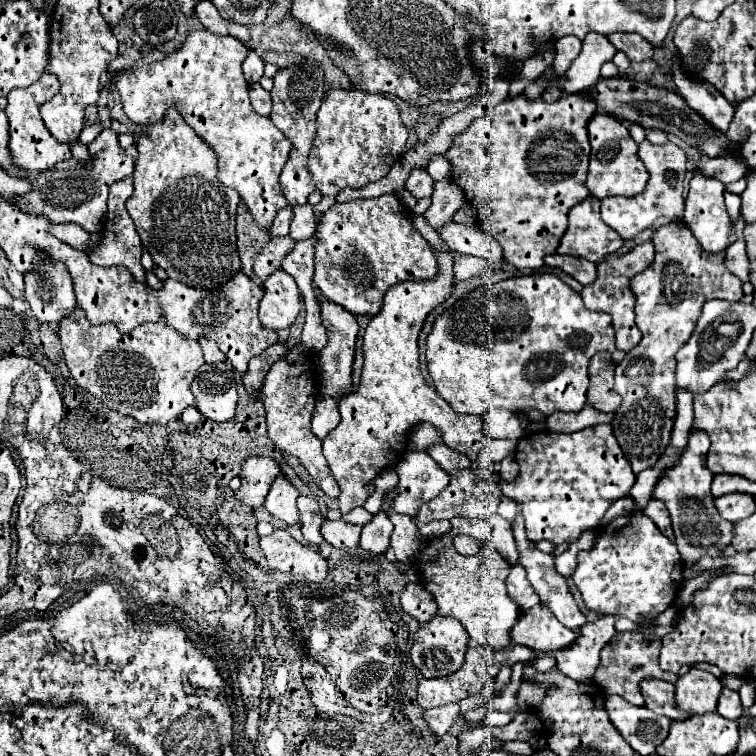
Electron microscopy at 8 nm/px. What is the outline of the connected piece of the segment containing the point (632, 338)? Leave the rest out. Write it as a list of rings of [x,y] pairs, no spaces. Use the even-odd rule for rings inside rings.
[[[652,243],[638,245],[630,253],[620,255],[620,257],[608,257],[606,261],[598,263],[596,281],[586,285],[582,289],[582,293],[580,293],[582,299],[584,299],[584,305],[590,311],[606,311],[606,313],[612,315],[612,323],[614,323],[614,329],[616,329],[616,347],[620,351],[626,351],[626,353],[630,349],[634,349],[640,343],[640,339],[642,339],[642,333],[640,333],[640,329],[634,323],[634,295],[628,289],[630,287],[630,279],[634,275],[642,273],[652,263],[652,257],[654,257],[654,245]]]

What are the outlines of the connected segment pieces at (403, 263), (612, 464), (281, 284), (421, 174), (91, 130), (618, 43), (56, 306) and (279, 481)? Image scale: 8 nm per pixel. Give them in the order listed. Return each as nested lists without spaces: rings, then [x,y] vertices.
[[[394,195],[334,203],[326,215],[322,215],[322,223],[318,225],[318,247],[314,263],[314,283],[318,285],[322,297],[336,305],[342,305],[352,315],[370,317],[382,309],[382,299],[388,287],[410,279],[432,279],[438,273],[438,263],[434,259],[430,243],[412,227],[406,209]]]
[[[608,423],[586,427],[570,435],[552,433],[552,431],[530,433],[518,441],[514,459],[520,465],[518,477],[514,481],[500,481],[500,489],[504,497],[520,503],[524,523],[526,523],[526,535],[530,541],[546,539],[546,541],[552,541],[554,545],[576,541],[582,531],[598,527],[608,507],[614,501],[618,501],[622,495],[628,495],[636,481],[636,475],[632,473],[630,463],[624,457],[612,433],[612,427]]]
[[[276,271],[264,283],[264,297],[260,301],[260,321],[264,323],[264,327],[280,331],[280,329],[290,327],[296,321],[298,313],[300,313],[300,291],[298,291],[298,285],[284,271]]]
[[[418,169],[410,175],[410,179],[406,181],[405,188],[414,195],[415,198],[430,198],[433,192],[434,179],[424,171]]]
[[[98,123],[98,125],[86,125],[84,129],[82,129],[82,133],[80,133],[80,141],[82,143],[90,143],[90,141],[94,141],[96,137],[98,137],[98,133],[102,131],[102,125]]]
[[[610,33],[610,43],[628,55],[630,61],[646,61],[652,57],[652,45],[636,33]]]
[[[46,259],[36,271],[24,275],[24,299],[42,323],[58,323],[76,307],[72,277],[62,261]]]
[[[278,475],[266,495],[264,507],[280,521],[284,521],[286,525],[296,525],[298,523],[298,509],[296,509],[296,499],[298,499],[298,491],[296,487],[284,477]]]

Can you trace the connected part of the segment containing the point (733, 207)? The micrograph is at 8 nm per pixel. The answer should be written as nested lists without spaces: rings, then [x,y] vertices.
[[[725,191],[724,201],[728,217],[730,217],[730,241],[728,241],[728,245],[730,245],[730,243],[734,243],[734,241],[736,241],[734,227],[736,227],[736,221],[738,221],[738,217],[740,217],[740,197],[736,194]]]

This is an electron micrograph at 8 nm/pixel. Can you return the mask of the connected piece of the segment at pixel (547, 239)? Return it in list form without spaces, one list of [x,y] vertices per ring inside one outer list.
[[[562,93],[562,97],[556,101],[556,103],[546,103],[542,97],[538,99],[528,99],[524,95],[518,95],[514,99],[504,99],[492,113],[486,113],[484,117],[480,119],[474,119],[460,135],[454,137],[450,149],[444,153],[444,157],[448,159],[450,167],[452,167],[452,181],[456,185],[460,185],[464,191],[466,191],[466,197],[468,201],[474,205],[474,209],[478,211],[478,223],[482,225],[482,229],[486,229],[504,249],[504,259],[508,263],[512,263],[516,269],[540,269],[544,265],[544,257],[546,255],[554,255],[558,245],[560,245],[560,239],[564,235],[568,227],[568,213],[576,203],[584,201],[588,197],[588,191],[586,191],[586,171],[588,171],[588,157],[590,157],[590,141],[588,141],[588,121],[598,113],[596,111],[598,105],[590,99],[590,95],[584,95],[582,93],[574,93],[574,95],[566,95]]]

